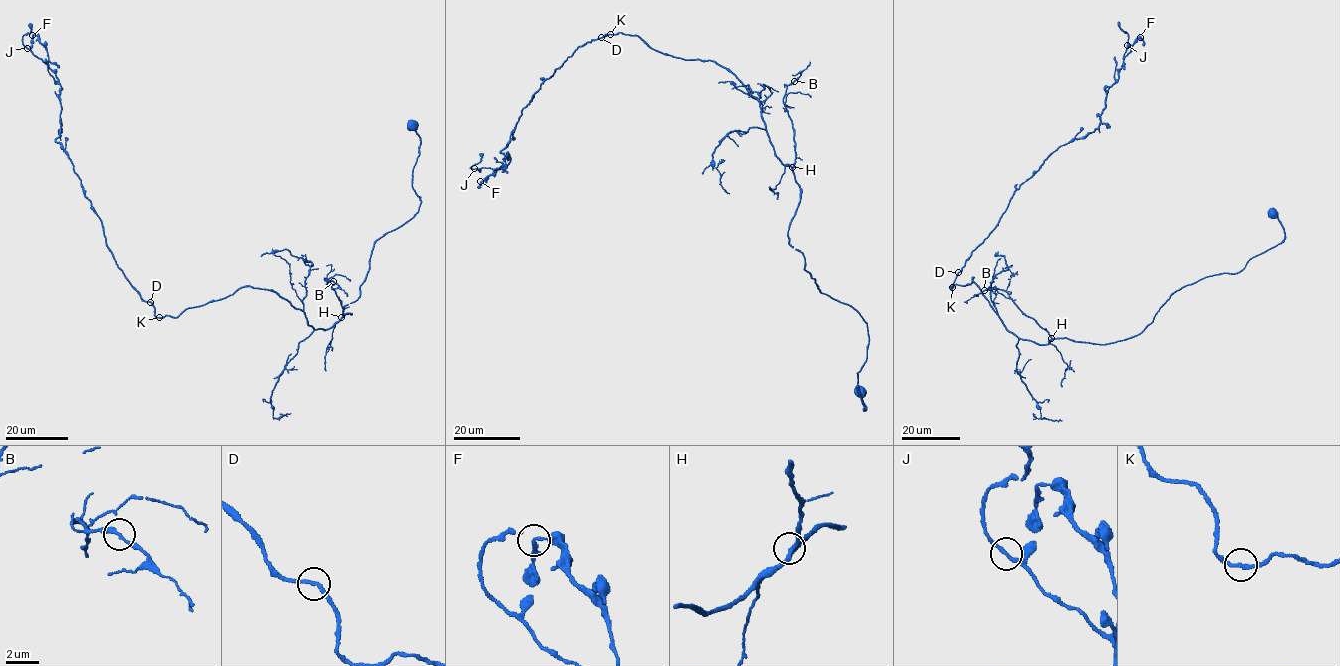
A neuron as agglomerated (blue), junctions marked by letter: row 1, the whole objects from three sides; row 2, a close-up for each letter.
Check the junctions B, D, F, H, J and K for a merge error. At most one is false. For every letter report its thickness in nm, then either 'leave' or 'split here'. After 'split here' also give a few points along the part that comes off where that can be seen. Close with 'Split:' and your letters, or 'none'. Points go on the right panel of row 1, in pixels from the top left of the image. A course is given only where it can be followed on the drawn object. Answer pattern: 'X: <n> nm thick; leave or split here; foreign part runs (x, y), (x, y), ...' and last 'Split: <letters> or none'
B: 220 nm thick; leave
D: 200 nm thick; leave
F: 220 nm thick; leave
H: 240 nm thick; leave
J: 200 nm thick; leave
K: 190 nm thick; leave
Split: none

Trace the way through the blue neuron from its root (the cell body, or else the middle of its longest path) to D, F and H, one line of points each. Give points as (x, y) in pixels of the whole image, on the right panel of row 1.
D: (1272, 214), (1279, 243), (1107, 344), (1018, 338), (973, 277), (951, 289), (959, 272)
F: (1272, 214), (1279, 243), (1122, 341), (1020, 339), (973, 277), (951, 289), (1020, 185), (1097, 128), (1140, 36)
H: (1272, 214), (1284, 232), (1280, 243), (1238, 272), (1178, 290), (1140, 333), (1107, 344), (1051, 338)

